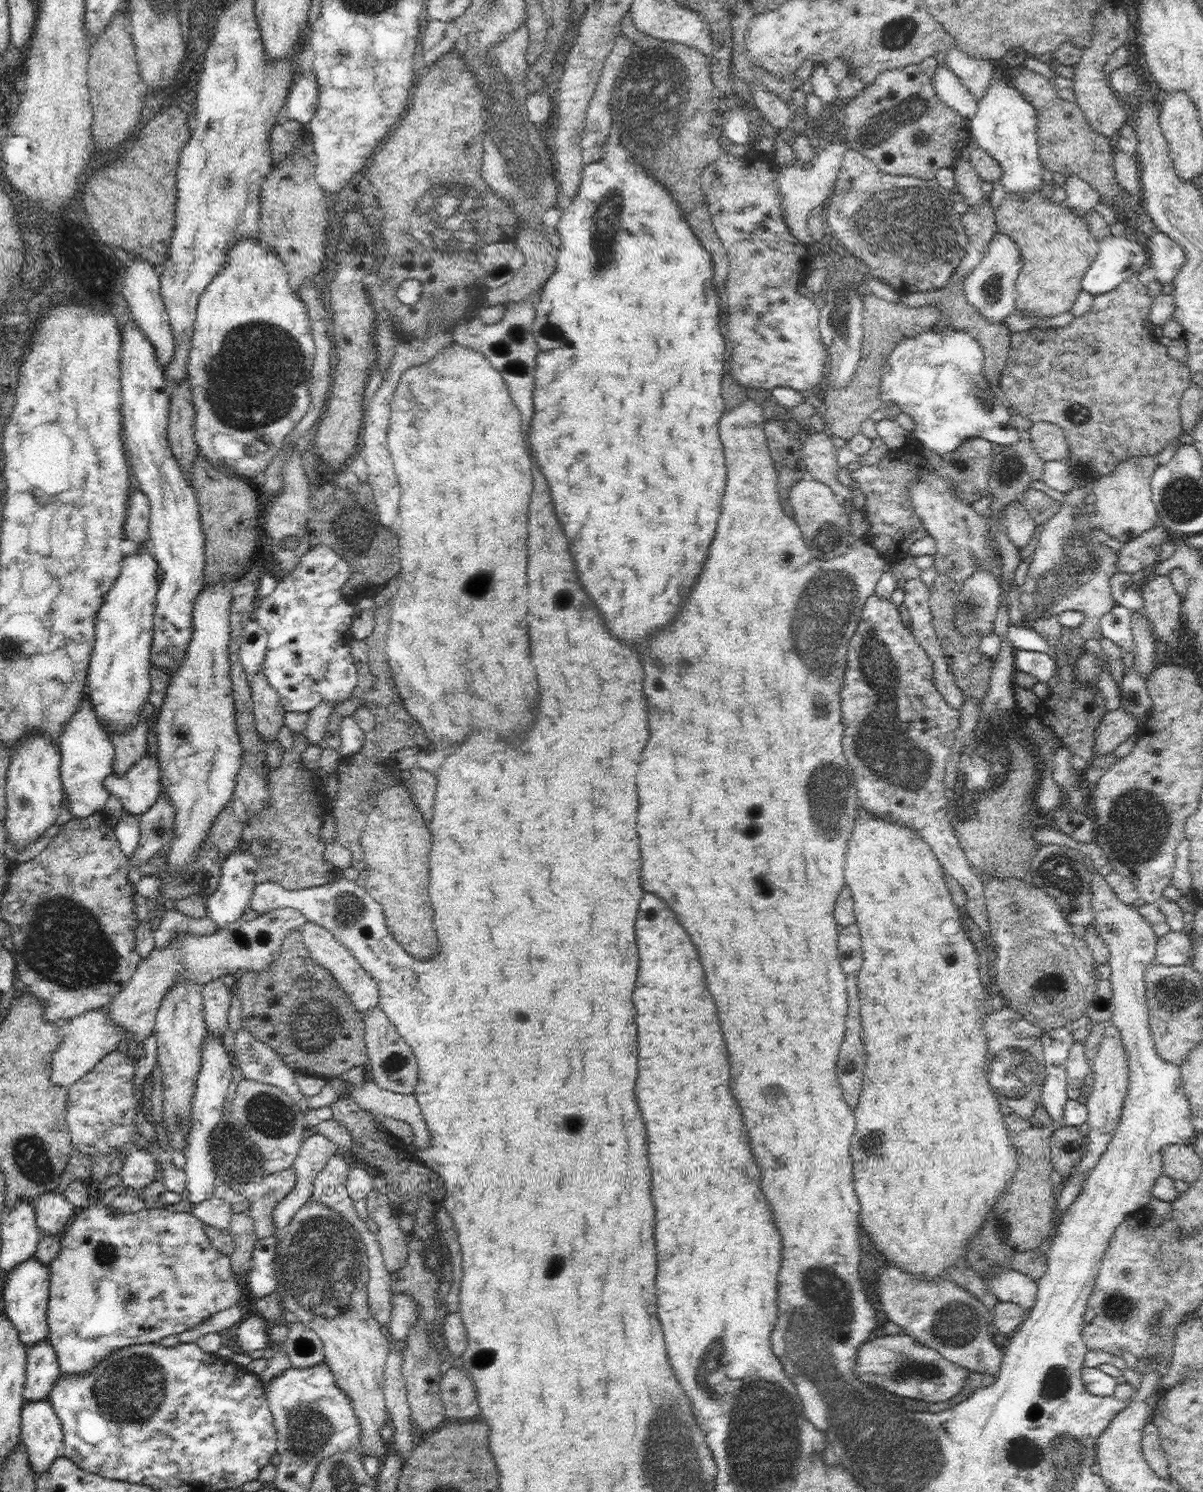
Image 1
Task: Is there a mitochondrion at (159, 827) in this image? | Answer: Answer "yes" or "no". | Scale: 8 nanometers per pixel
yes

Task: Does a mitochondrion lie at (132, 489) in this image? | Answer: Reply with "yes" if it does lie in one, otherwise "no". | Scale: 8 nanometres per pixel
no

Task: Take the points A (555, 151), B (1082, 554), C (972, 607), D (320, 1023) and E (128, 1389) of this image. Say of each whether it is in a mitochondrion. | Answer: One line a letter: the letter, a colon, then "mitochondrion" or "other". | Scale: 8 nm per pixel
A: other
B: mitochondrion
C: mitochondrion
D: mitochondrion
E: mitochondrion

